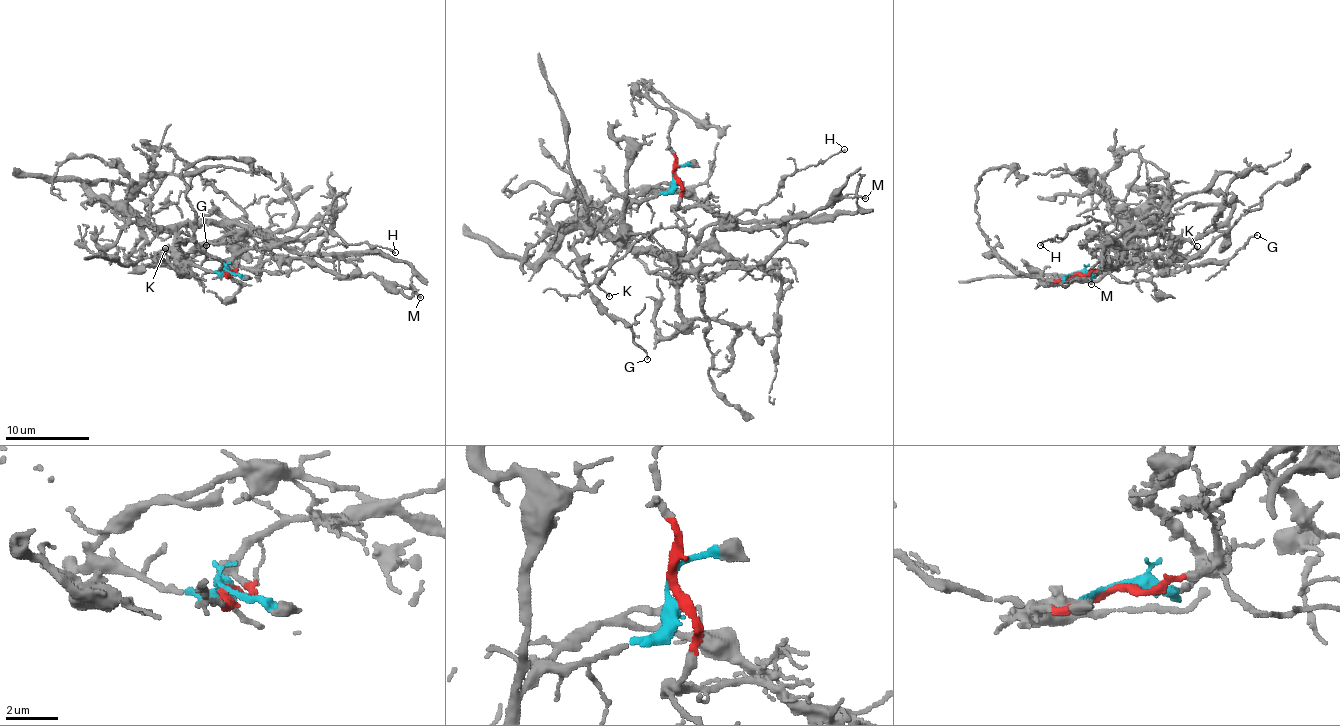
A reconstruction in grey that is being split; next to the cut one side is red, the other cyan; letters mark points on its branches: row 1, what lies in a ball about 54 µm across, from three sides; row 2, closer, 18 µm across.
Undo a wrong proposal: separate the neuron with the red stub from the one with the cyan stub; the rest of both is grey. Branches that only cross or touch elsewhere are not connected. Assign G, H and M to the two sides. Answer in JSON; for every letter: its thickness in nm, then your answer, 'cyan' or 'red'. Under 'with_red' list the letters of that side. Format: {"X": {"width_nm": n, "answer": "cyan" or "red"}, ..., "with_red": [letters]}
{"G": {"width_nm": 110, "answer": "cyan"}, "H": {"width_nm": 100, "answer": "red"}, "M": {"width_nm": 170, "answer": "red"}, "with_red": ["H", "M"]}

